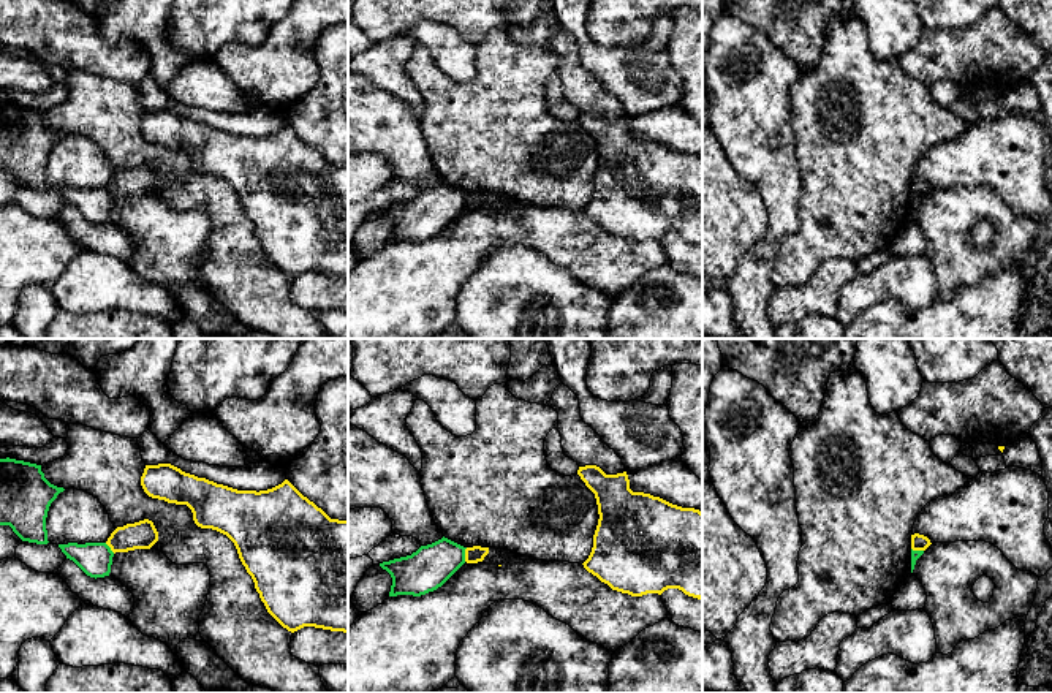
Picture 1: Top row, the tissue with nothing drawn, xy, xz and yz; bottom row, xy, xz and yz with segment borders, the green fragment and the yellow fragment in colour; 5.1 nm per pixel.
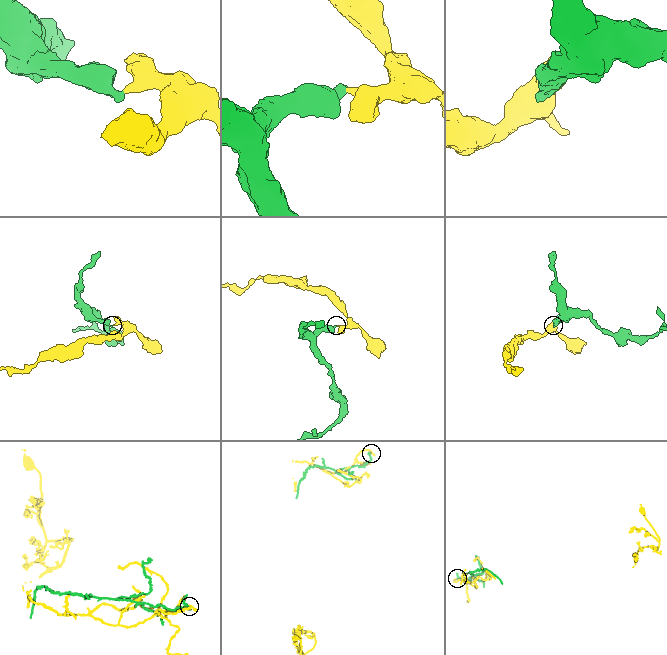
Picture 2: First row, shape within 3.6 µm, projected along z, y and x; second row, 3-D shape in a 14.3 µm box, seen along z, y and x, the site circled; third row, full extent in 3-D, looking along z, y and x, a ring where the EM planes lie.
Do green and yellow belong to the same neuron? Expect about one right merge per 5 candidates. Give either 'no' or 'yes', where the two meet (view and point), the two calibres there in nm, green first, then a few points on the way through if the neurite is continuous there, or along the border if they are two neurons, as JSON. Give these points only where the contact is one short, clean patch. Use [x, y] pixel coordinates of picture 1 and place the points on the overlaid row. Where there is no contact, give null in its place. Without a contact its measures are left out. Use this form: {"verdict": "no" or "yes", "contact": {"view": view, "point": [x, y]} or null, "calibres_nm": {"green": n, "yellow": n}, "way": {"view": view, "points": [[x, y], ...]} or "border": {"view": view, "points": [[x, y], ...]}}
{"verdict": "no", "contact": {"view": "xz", "point": [464, 554]}, "calibres_nm": {"green": 220, "yellow": 90}, "border": {"view": "xz", "points": [[467, 548], [464, 560]]}}

